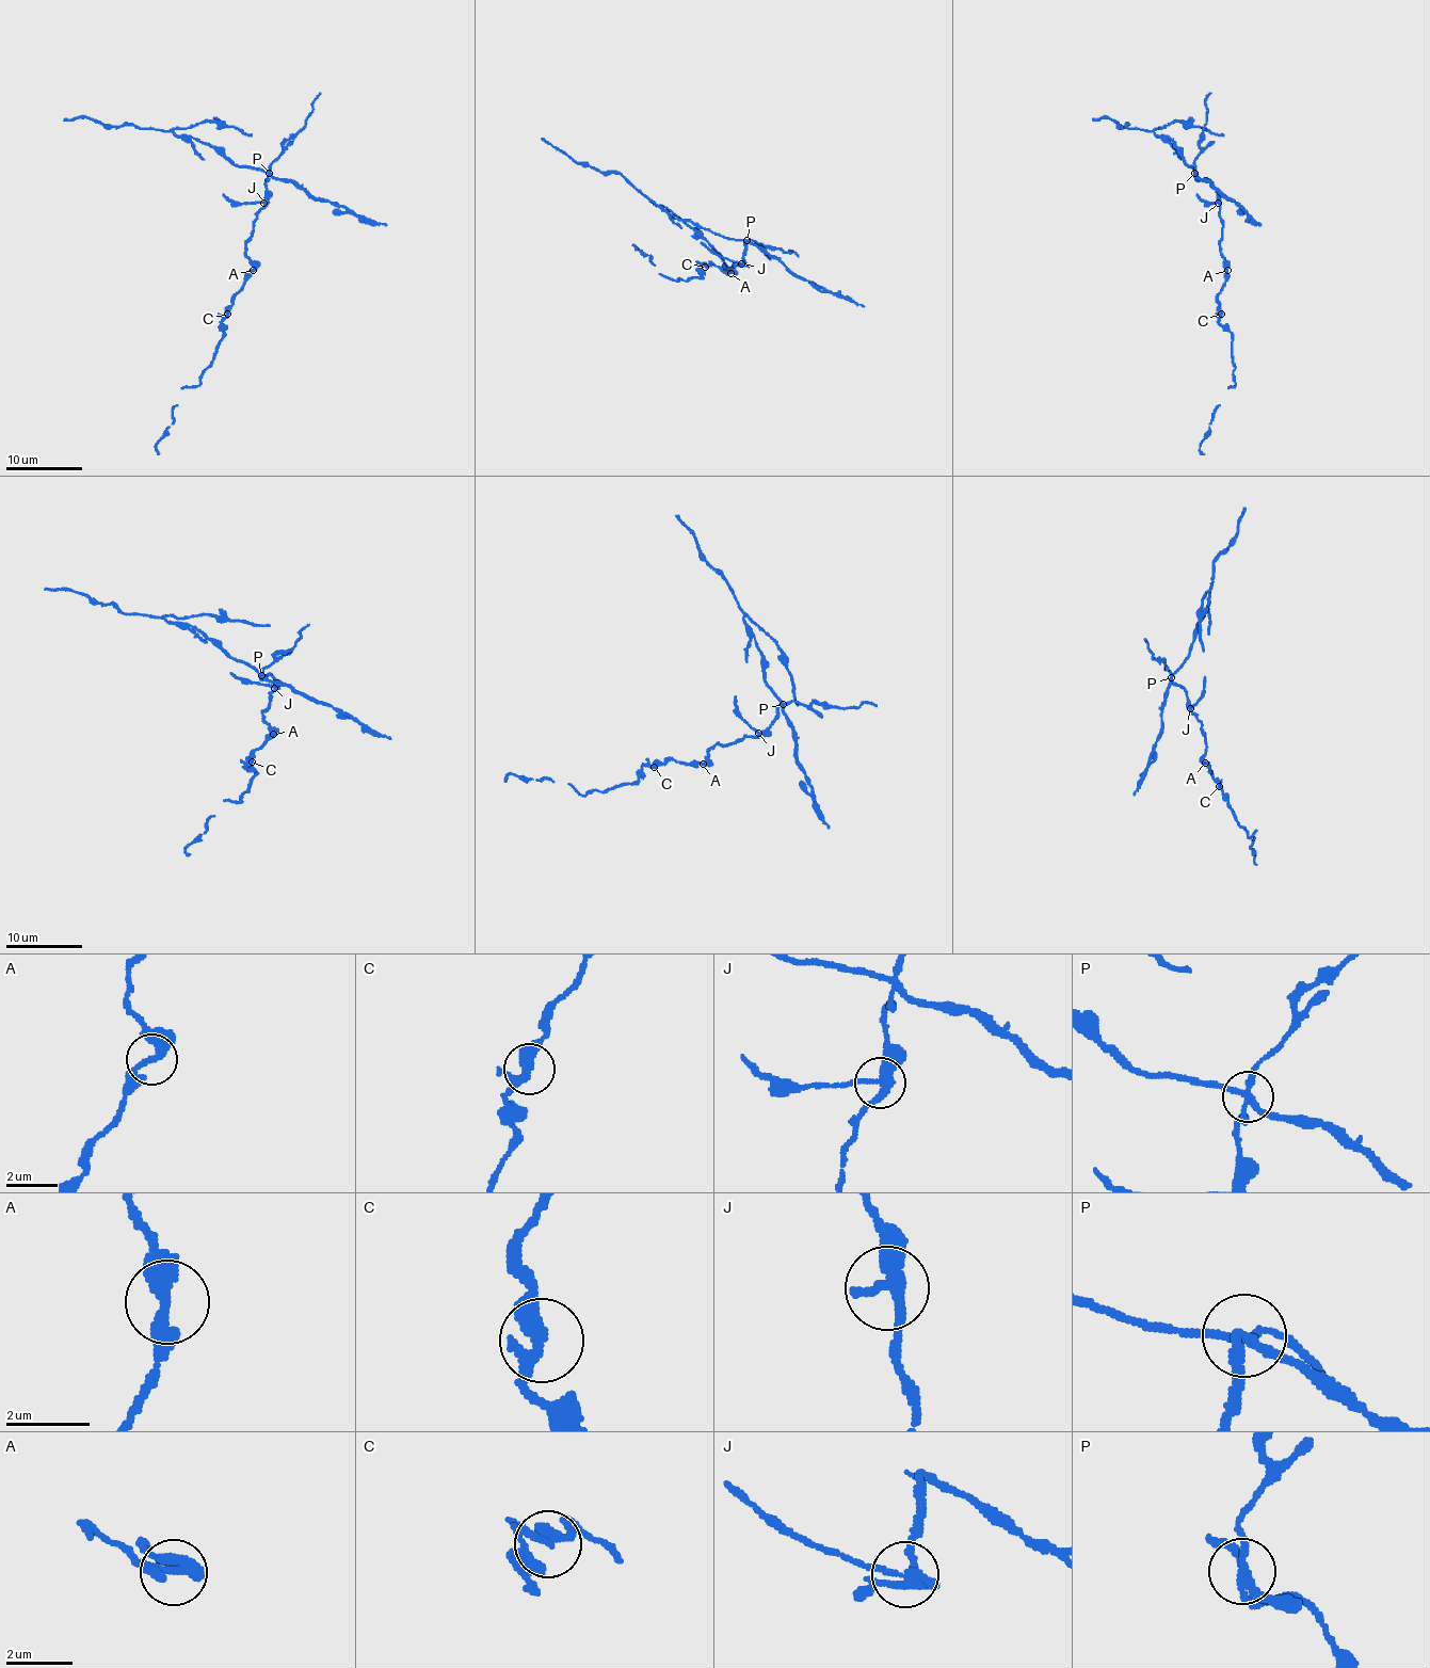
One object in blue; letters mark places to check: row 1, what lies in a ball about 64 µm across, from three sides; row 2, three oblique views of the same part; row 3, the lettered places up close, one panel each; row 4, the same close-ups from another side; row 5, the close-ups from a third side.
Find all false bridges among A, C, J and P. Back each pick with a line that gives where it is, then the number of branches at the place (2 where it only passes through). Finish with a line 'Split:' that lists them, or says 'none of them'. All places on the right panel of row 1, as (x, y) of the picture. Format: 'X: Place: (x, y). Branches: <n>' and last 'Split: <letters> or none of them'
J: Place: (1218, 203). Branches: 3
P: Place: (1194, 173). Branches: 4
Split: J, P

